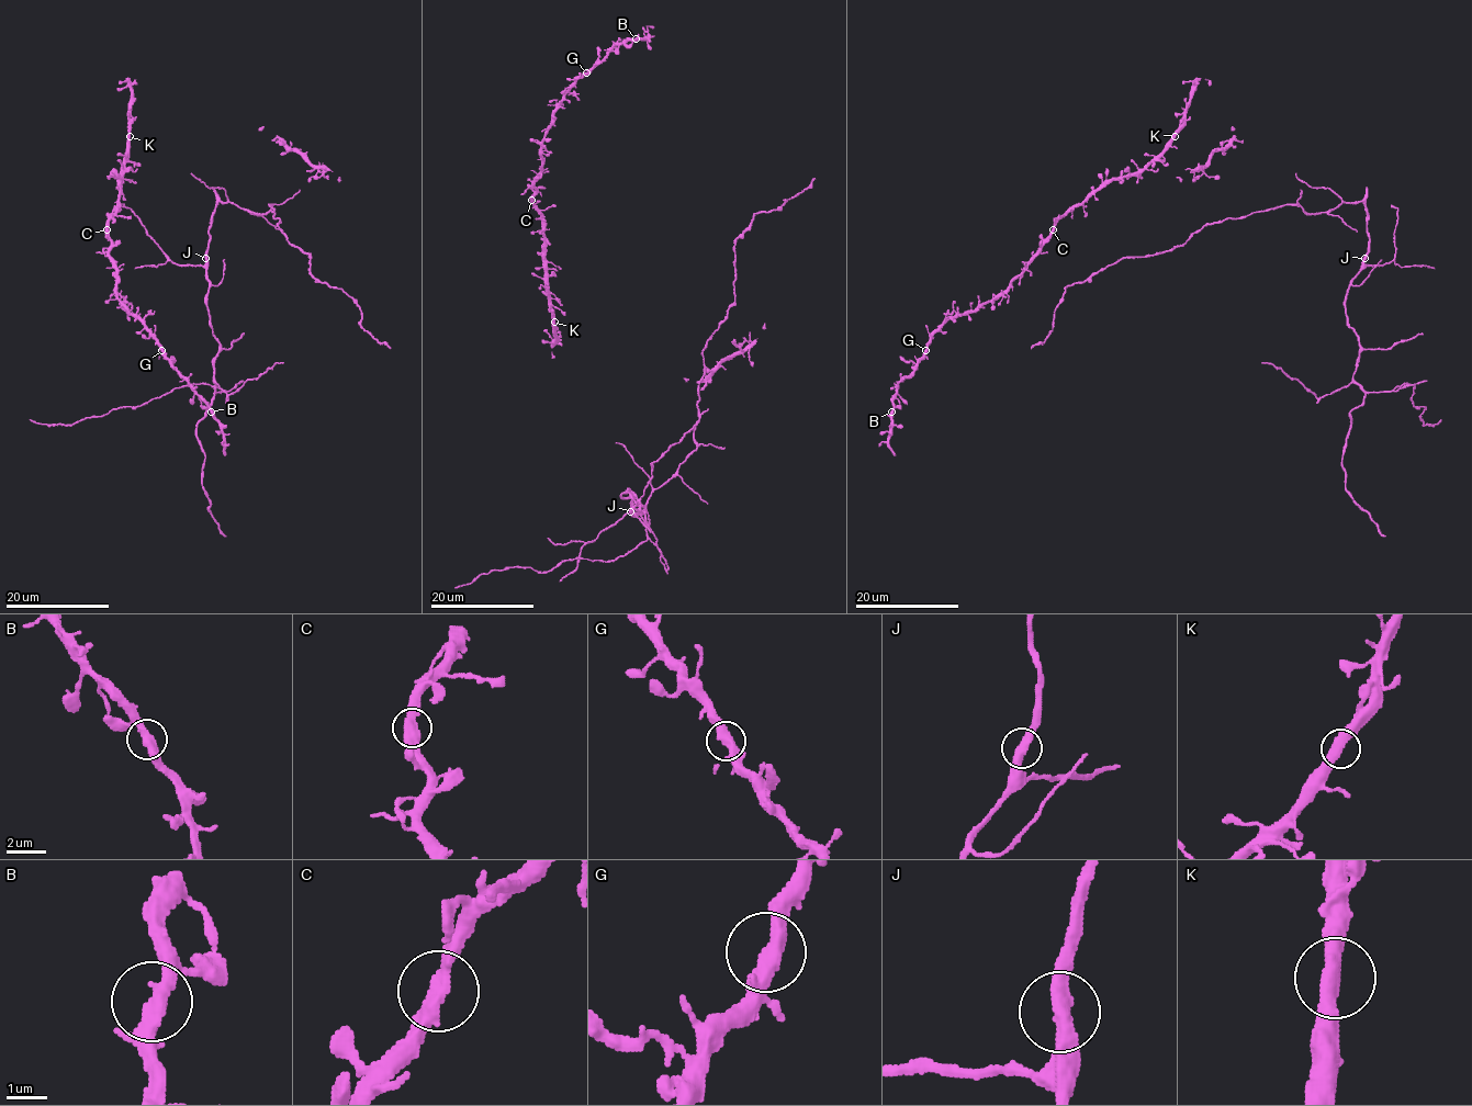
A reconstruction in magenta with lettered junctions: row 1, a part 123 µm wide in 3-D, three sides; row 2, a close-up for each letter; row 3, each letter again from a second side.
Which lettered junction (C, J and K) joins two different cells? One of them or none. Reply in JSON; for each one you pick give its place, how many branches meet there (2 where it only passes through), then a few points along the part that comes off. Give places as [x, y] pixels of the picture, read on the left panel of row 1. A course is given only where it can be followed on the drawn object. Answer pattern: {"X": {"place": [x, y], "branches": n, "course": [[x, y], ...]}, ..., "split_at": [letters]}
{"split_at": []}

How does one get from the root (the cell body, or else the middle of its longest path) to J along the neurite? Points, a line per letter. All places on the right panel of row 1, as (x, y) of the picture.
J: (1295, 173), (1313, 188), (1328, 188), (1344, 202), (1364, 203), (1369, 237), (1364, 258)

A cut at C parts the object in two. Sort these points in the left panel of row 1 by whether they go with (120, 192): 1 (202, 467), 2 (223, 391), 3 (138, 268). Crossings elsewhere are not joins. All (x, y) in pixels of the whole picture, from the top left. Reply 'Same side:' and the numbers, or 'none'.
Same side: 1, 2, 3

